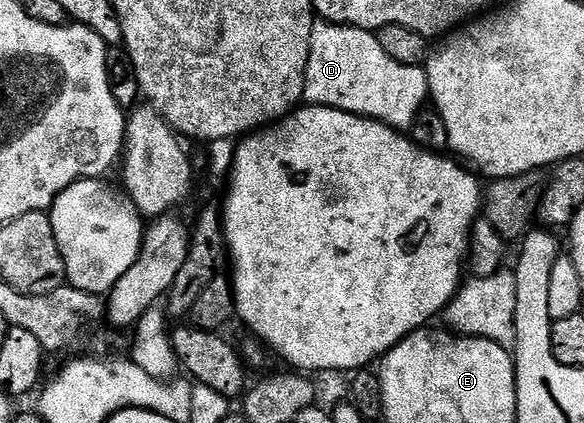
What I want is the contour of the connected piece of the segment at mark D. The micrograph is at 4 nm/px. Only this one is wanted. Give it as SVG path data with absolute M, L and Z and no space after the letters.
M315 21L312 28L312 44L308 52L308 68L304 84L303 99L311 106L327 106L333 110L343 110L361 118L375 118L399 132L409 131L416 112L427 105L430 85L422 66L409 66L392 60L380 48L377 33L361 30L355 26L338 26L335 22Z

